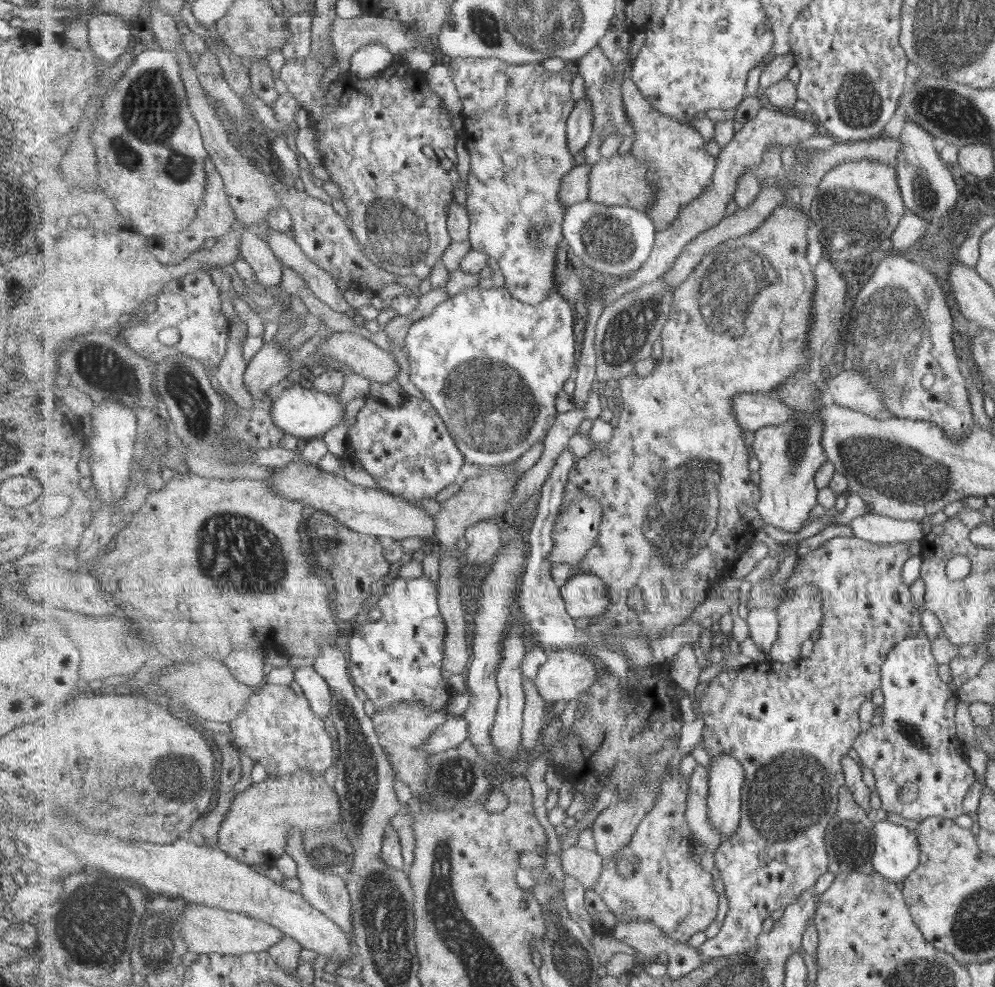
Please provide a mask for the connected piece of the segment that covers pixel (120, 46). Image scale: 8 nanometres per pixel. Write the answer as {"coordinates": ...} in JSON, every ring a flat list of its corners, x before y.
{"coordinates":[[99,14,91,16,89,24,83,24,88,29,88,42,104,64,112,65,120,56,129,51,131,44,131,28,121,16]]}

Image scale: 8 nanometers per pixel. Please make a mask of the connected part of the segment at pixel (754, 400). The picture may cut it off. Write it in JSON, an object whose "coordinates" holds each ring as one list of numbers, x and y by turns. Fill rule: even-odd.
{"coordinates":[[753,393,737,394,733,406,739,425,745,430,758,431,760,428,779,425,796,419,797,411,774,395]]}

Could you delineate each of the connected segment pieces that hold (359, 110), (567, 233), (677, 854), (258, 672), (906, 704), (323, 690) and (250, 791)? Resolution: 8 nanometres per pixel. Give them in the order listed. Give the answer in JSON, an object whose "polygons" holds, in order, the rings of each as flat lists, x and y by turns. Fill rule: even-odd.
{"polygons":[[[311,54,300,60,295,59,295,57,285,60,284,66,280,71,280,78,287,86,288,93,301,102,304,122,315,126,317,146,319,146,319,150,323,154,324,168,330,173,330,180,338,185,343,194,343,201,349,211,348,221,350,221,350,229,360,245,365,248,365,254,370,256,375,264,380,264,386,271,397,273,399,276,419,276,427,280,431,270,433,270,433,266,441,261,443,252,452,243,448,227,450,206,453,200,455,200,455,190,462,186,461,175,459,175,457,167,459,157,456,150,460,134,455,132,453,122,451,122,454,114,445,106,443,97,433,90,431,83,427,81,426,73,423,74,420,71,413,70,411,66,403,65,403,63,391,65,381,72,381,74,377,75,377,77,369,77,368,79,357,78,357,75,353,74,351,70,349,72,338,73,338,77,335,76,335,80,331,84,331,88,337,88,337,90,331,92,331,94,327,94,327,100,325,100,325,94,315,94,313,96,313,61]],[[587,199,566,210,563,235,584,265,606,275,608,282,635,275,654,249,656,225,650,216,629,206,608,206]],[[667,768,653,810,641,819,631,842,623,847,623,850,631,850,635,862,641,860,641,864,635,864,635,876,631,876,631,880,621,878,609,860,594,888,617,921,649,920,669,938,680,942,689,940,697,932,705,932,717,918,719,910,719,894,715,892,713,882,716,873,701,868,693,848,694,834,686,818,690,788,689,779,683,779,679,769,673,772]],[[231,650,231,654,223,659,223,664,237,682,253,688,267,684,267,663,268,660,252,650]],[[926,636,899,641,887,653,887,662,882,668,882,723,872,726,855,740,854,749,862,763,873,772,875,789,887,815,896,814,903,819,919,822,930,817,953,820,961,814,961,800,974,782,972,769,963,760,965,752,961,754,964,747,955,736,955,698,953,692,937,677,937,666]],[[313,665,295,669,294,681,300,685,304,696,311,703,312,710,319,717,331,717,333,700,330,685]],[[297,770,285,776,269,775,259,783,251,784,246,790,236,794,231,809,221,824,219,848,223,852,250,864,263,864,269,858,279,858,288,845,287,833,297,828,300,835,306,830,340,830,343,806,335,786,325,782,322,773],[257,846,259,850,235,850]]]}

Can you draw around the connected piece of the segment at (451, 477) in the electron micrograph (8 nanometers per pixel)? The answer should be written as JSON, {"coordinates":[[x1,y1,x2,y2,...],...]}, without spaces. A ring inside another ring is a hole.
{"coordinates":[[372,395,365,398,365,405,347,433,347,449,361,464,361,468,374,478,379,489,415,505,421,505,421,499,434,499,449,484,460,481,461,468,466,463,458,442,431,401,409,395,399,406,387,405]]}

